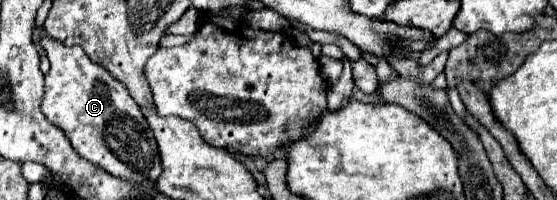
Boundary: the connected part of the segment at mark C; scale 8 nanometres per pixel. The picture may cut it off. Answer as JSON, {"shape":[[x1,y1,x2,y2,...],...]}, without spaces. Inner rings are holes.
{"shape":[[44,34,40,46,52,64,46,74,46,92,42,102,44,116,62,128,72,142,72,148,88,162,102,166,112,176,130,180,158,180,162,166,158,144,146,124,138,104,126,92,126,86,112,78,100,64,92,62,78,46,64,46,60,40]]}

